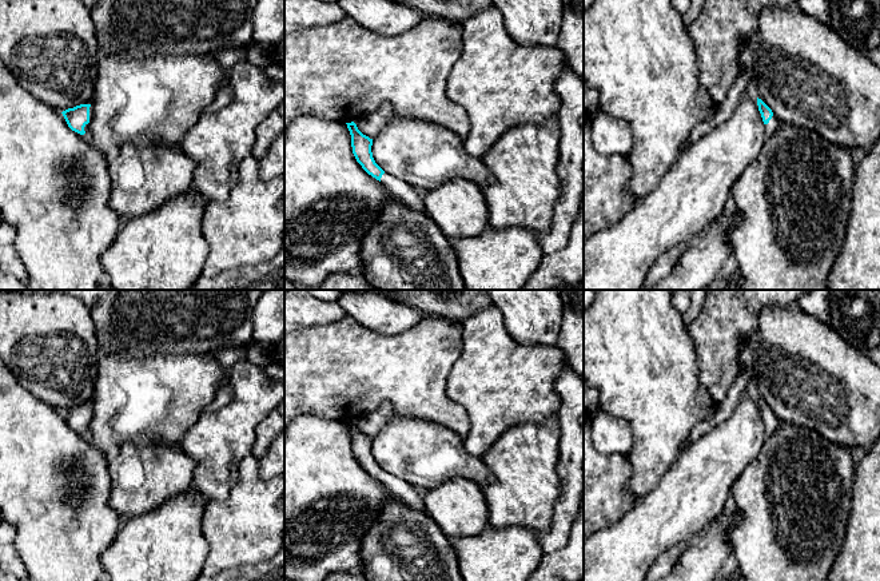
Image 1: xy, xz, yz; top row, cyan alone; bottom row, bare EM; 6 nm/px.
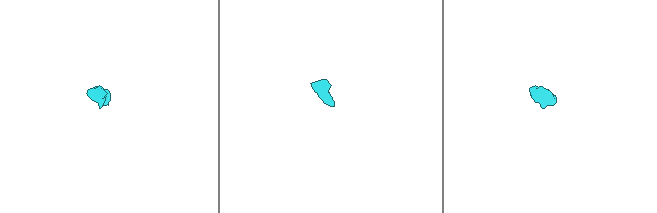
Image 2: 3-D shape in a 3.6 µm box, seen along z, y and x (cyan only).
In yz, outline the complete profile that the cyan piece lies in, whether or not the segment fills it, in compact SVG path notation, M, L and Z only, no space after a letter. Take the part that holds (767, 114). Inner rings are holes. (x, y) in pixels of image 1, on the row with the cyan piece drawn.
M757 98L758 111L761 114L762 122L765 124L765 132L772 136L784 123L780 122L772 112L772 110Z

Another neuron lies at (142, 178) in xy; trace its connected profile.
M178 144L124 146L108 164L108 206L123 222L155 211L192 188L195 166Z

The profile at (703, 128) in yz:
M706 123L698 124L698 126L692 131L692 134L689 135L689 139L688 139L686 144L685 144L685 147L689 146L689 144L692 144L692 143L694 143L694 142L697 142L700 138L702 138L702 136L704 136L705 134L708 134L709 131L710 131L710 127L709 127Z

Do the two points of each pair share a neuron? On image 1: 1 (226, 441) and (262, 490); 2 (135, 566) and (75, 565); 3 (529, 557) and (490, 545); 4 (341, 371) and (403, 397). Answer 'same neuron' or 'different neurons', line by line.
1: different neurons
2: different neurons
3: same neuron
4: same neuron

